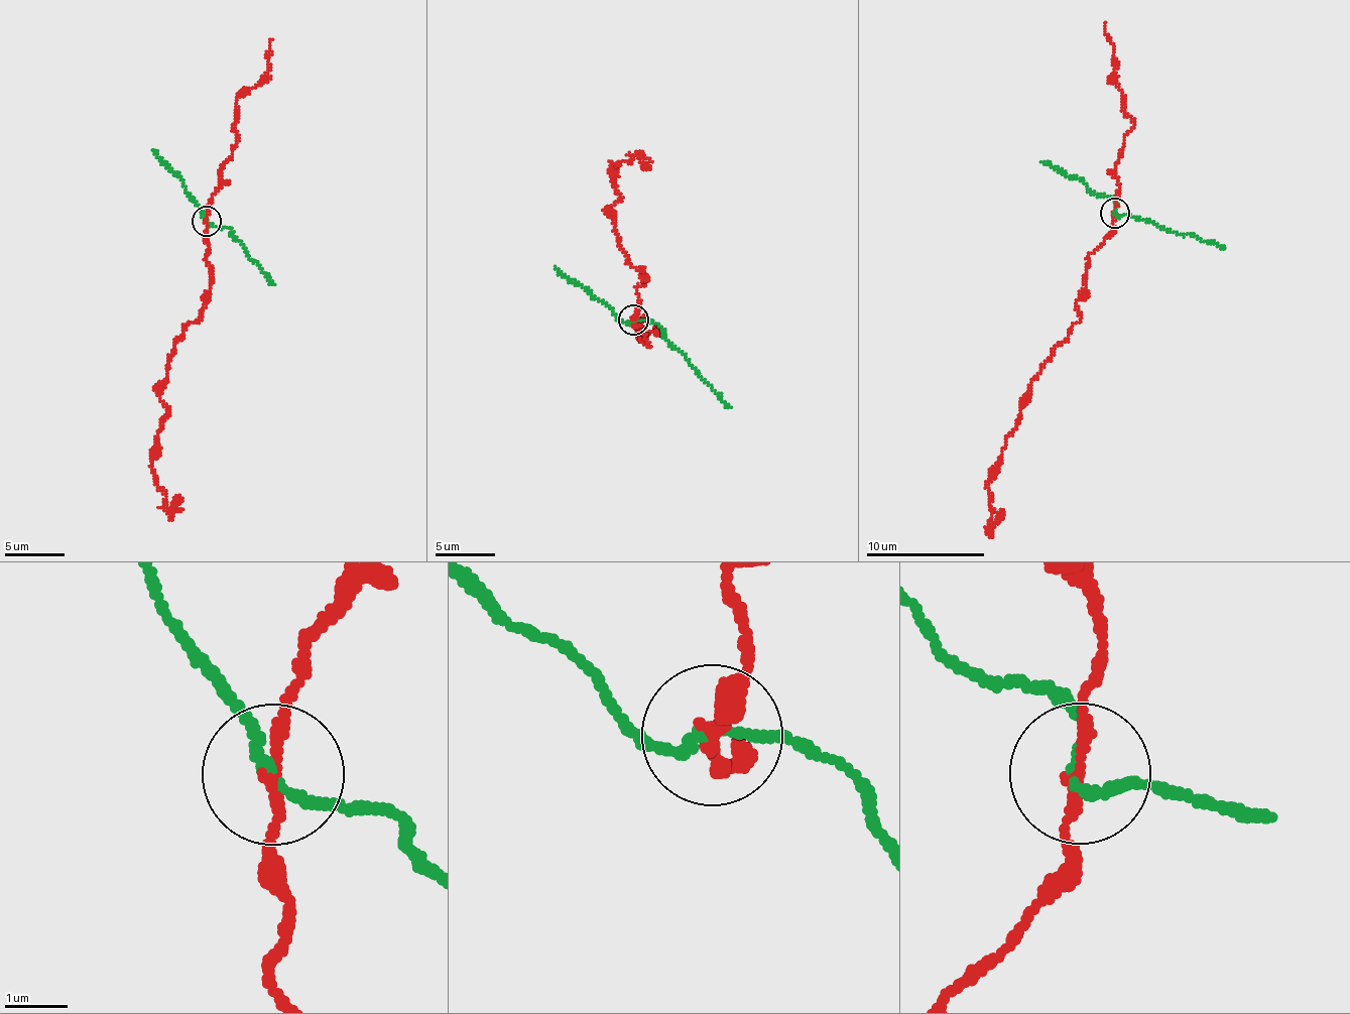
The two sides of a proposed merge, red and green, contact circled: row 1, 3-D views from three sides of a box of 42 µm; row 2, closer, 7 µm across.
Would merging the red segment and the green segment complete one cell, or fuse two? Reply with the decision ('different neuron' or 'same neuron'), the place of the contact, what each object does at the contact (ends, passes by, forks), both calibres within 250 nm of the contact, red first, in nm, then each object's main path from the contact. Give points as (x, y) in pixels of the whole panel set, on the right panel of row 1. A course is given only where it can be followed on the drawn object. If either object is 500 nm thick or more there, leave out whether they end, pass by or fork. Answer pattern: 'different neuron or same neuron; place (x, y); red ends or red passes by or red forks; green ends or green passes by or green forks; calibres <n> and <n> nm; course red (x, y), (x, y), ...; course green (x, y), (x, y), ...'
different neuron; place (1115, 213); red passes by; green passes by; calibres 170 and 150 nm; course red (1116, 212), (1113, 232), (1088, 256), (1080, 319), (1005, 439), (988, 485), (989, 523), (1003, 509); course green (1116, 212), (1224, 248)

